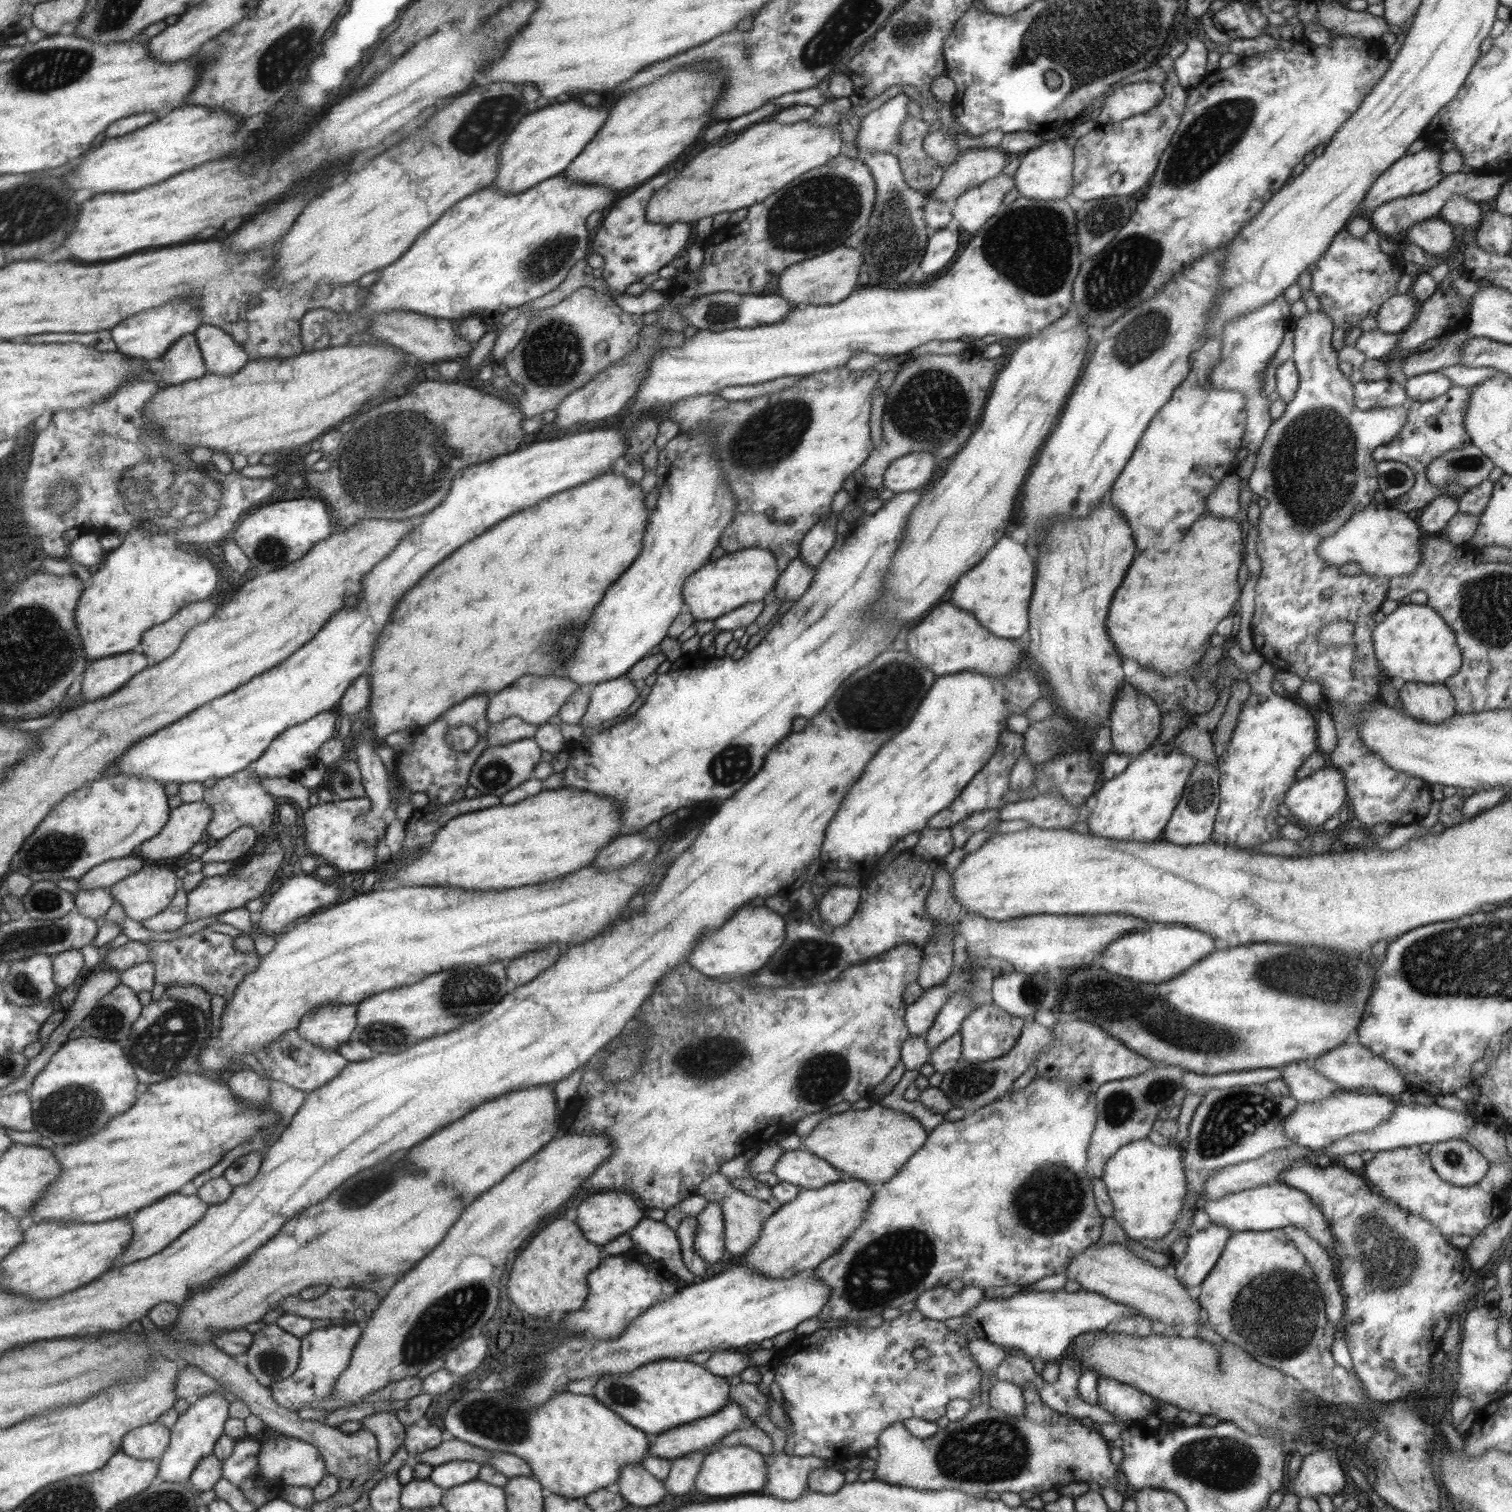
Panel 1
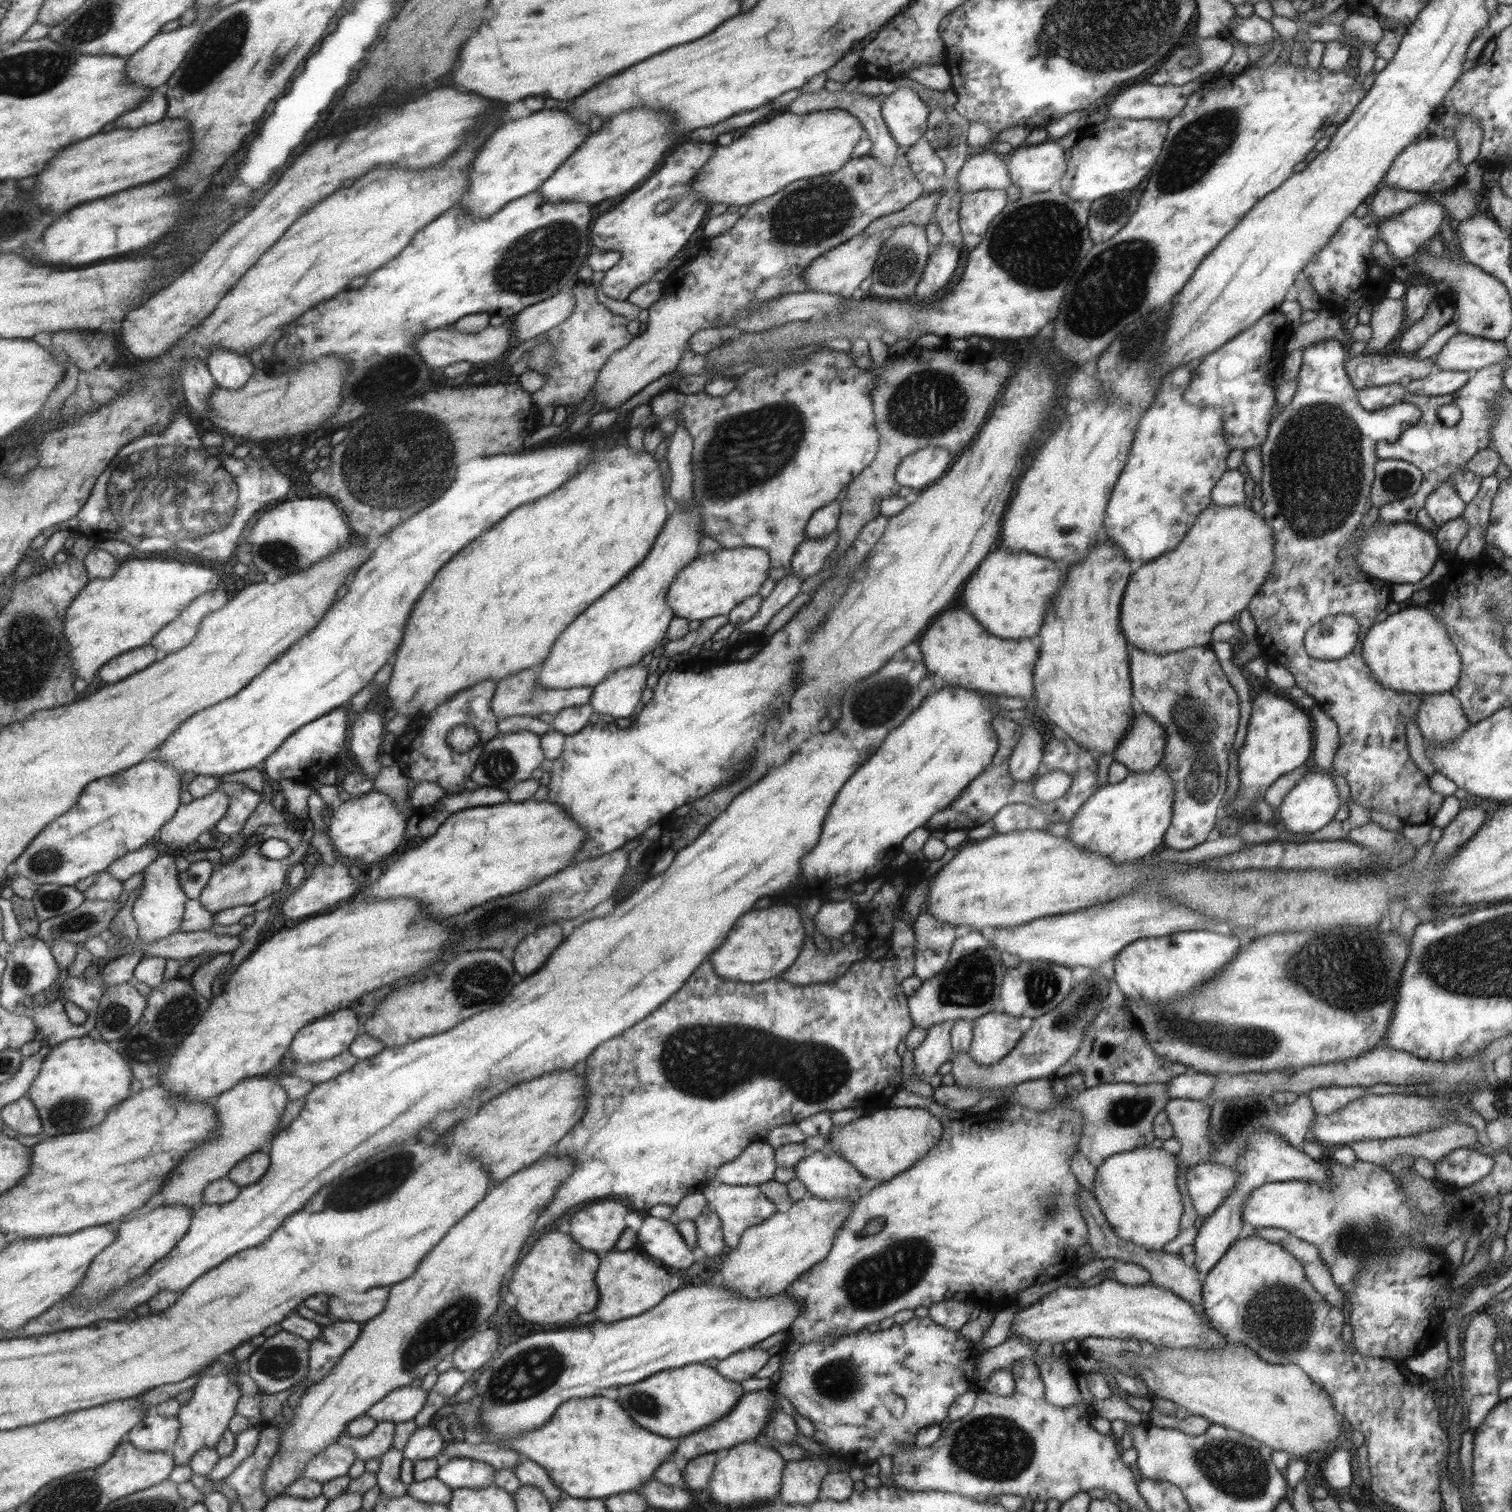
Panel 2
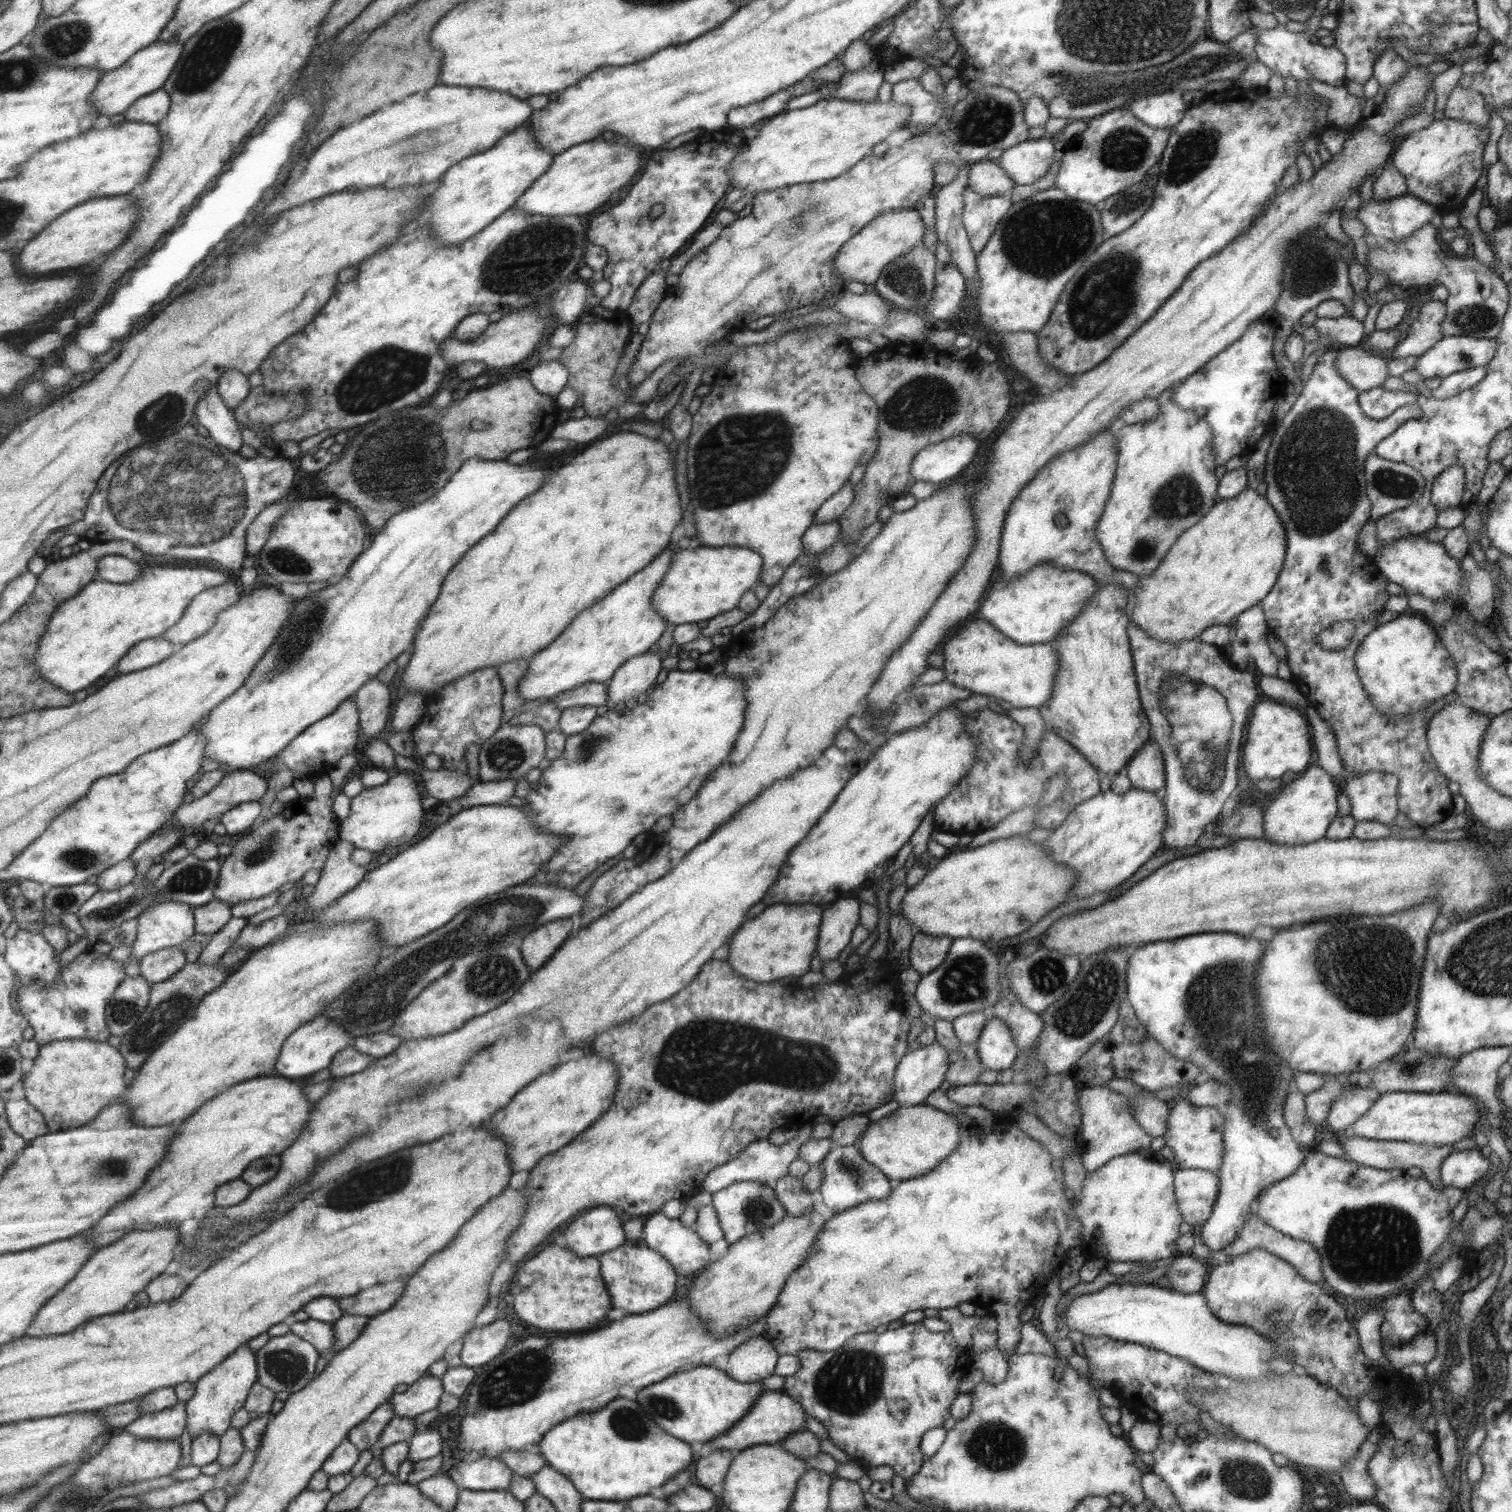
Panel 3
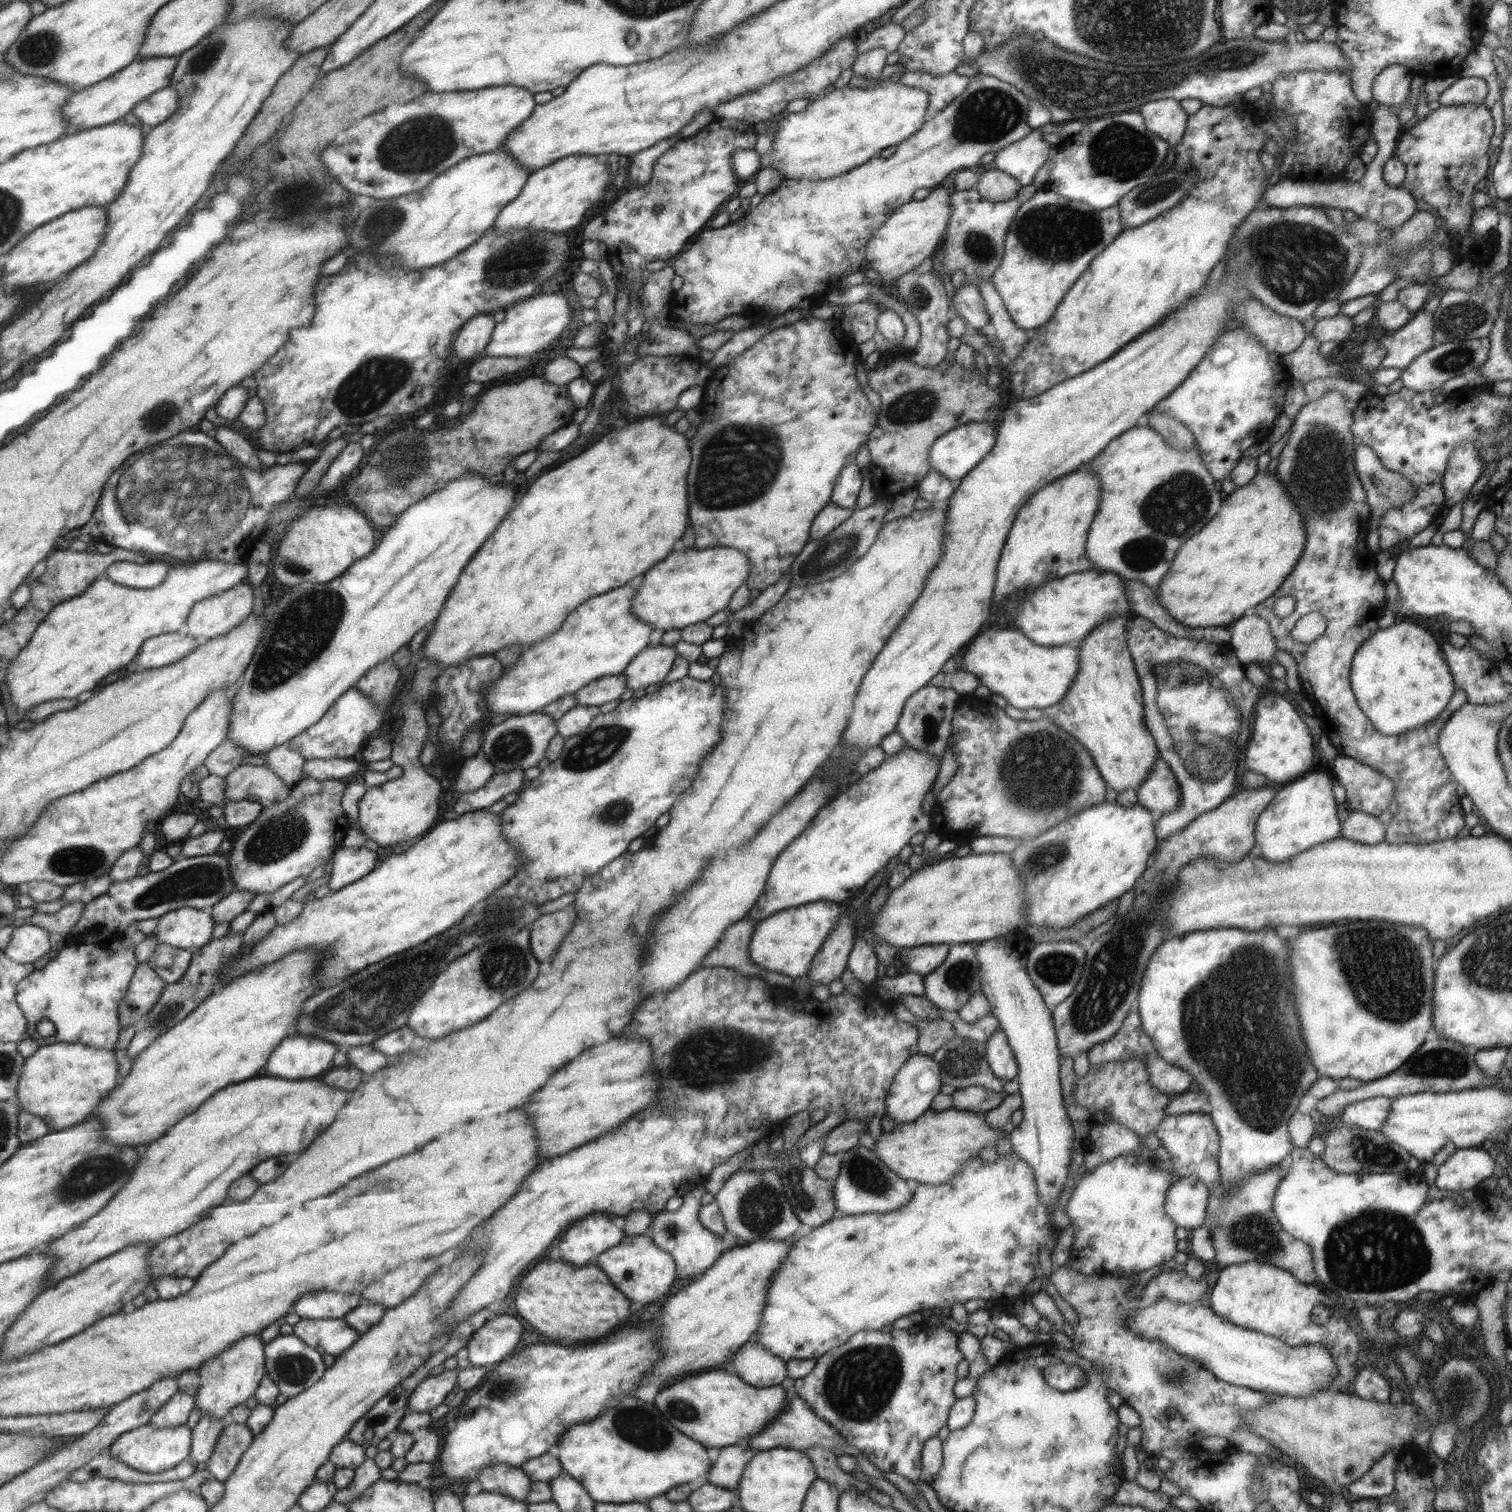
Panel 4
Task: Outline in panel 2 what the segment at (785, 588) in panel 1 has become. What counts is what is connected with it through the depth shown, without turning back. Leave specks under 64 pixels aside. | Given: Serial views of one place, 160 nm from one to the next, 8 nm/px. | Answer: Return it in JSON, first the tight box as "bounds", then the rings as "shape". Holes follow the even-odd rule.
{"bounds":[790,532,838,578],"shape":[[[830,532],[823,539],[805,538],[795,550],[790,560],[790,573],[797,578],[809,578],[822,570],[825,559],[833,553],[837,545],[838,532]]]}

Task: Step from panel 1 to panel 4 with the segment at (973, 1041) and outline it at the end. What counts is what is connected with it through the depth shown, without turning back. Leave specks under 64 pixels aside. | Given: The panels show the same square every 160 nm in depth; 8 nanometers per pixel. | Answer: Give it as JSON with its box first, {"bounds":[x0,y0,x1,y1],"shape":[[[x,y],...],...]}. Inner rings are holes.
{"bounds":[984,1028,1017,1081],"shape":[[[997,1028],[984,1042],[985,1058],[991,1072],[1003,1081],[1015,1078],[1017,1063],[1009,1048],[1005,1034]]]}

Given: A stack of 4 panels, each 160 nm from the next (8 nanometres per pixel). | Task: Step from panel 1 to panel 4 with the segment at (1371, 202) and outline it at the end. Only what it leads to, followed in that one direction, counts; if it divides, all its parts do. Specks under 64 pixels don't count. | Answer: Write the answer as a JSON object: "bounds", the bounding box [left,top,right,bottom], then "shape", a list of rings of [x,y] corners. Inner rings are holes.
{"bounds":[1394,104,1493,232],"shape":[[[1460,104],[1459,106],[1441,105],[1419,120],[1407,130],[1402,129],[1394,155],[1405,166],[1404,181],[1400,184],[1413,198],[1430,204],[1449,232],[1468,230],[1473,214],[1471,197],[1475,184],[1485,177],[1487,172],[1487,150],[1490,149],[1493,121],[1489,109],[1483,104]]]}

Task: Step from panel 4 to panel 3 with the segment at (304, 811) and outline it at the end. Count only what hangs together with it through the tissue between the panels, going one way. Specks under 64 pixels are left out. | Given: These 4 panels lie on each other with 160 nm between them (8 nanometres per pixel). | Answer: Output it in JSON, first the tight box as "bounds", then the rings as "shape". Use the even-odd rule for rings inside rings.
{"bounds":[212,772,338,905],"shape":[[[322,772],[314,780],[311,799],[298,796],[295,800],[285,803],[281,812],[256,822],[252,827],[252,831],[241,837],[231,847],[228,855],[220,858],[220,869],[216,885],[212,890],[212,899],[232,905],[246,900],[261,898],[289,885],[299,884],[306,870],[311,870],[311,868],[319,870],[324,865],[331,845],[338,840],[338,818],[331,811],[333,800],[331,799],[331,790],[333,790],[333,784],[327,774]]]}

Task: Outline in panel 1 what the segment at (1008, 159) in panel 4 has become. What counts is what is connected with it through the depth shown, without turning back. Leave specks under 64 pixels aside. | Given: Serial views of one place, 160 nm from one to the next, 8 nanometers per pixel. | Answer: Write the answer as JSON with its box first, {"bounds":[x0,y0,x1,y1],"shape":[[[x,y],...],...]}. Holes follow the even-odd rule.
{"bounds":[1014,139,1073,200],"shape":[[[1065,139],[1043,142],[1039,147],[1022,154],[1014,174],[1014,187],[1021,196],[1031,200],[1061,200],[1069,198],[1073,182],[1073,151]]]}

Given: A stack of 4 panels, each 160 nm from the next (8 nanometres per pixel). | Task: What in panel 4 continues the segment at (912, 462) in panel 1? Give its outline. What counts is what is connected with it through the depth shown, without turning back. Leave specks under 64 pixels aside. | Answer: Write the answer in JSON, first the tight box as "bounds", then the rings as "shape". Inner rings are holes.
{"bounds":[927,422,996,481],"shape":[[[969,422],[939,436],[929,447],[927,462],[930,470],[939,472],[949,481],[963,479],[977,463],[992,449],[996,435],[995,425],[988,422]]]}

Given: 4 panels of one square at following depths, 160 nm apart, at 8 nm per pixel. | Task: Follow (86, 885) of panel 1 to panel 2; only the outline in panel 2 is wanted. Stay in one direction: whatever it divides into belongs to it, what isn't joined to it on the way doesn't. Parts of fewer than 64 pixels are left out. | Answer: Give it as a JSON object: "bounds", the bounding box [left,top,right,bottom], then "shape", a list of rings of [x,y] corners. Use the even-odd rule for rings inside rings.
{"bounds":[104,844,159,882],"shape":[[[150,844],[143,845],[140,849],[126,854],[112,862],[104,872],[108,872],[116,877],[117,880],[127,882],[130,876],[139,874],[151,861],[159,855],[159,848]]]}

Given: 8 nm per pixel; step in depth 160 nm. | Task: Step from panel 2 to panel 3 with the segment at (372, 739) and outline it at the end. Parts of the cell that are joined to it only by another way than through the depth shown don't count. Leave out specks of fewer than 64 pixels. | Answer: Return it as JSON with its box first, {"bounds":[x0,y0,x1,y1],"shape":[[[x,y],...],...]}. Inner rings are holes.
{"bounds":[355,677,389,741],"shape":[[[374,677],[364,682],[355,693],[359,738],[366,741],[378,736],[389,716],[389,689]]]}

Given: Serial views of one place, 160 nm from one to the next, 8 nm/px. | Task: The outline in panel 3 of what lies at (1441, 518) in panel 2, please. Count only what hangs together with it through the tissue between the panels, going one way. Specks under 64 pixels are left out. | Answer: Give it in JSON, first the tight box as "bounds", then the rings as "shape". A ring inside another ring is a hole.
{"bounds":[1431,466,1465,511],"shape":[[[1448,466],[1433,480],[1431,505],[1438,511],[1463,505],[1465,492],[1464,472],[1460,466]]]}

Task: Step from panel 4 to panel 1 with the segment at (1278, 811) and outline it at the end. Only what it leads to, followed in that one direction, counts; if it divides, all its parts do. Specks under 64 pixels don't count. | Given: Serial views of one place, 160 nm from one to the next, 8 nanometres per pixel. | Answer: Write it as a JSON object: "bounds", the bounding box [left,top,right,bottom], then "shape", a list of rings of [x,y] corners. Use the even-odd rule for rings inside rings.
{"bounds":[1284,765,1346,826],"shape":[[[1325,765],[1298,781],[1295,781],[1284,796],[1284,805],[1289,812],[1299,819],[1300,824],[1319,826],[1329,817],[1339,813],[1339,808],[1346,801],[1344,776],[1339,769]]]}

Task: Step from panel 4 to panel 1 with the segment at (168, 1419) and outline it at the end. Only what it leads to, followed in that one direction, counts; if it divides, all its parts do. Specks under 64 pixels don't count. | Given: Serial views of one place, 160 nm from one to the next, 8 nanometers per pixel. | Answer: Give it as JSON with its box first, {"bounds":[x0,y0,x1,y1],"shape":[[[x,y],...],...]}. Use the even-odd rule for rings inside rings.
{"bounds":[122,1422,170,1460],"shape":[[[156,1422],[139,1426],[125,1435],[122,1450],[137,1460],[157,1460],[167,1449],[170,1428]]]}

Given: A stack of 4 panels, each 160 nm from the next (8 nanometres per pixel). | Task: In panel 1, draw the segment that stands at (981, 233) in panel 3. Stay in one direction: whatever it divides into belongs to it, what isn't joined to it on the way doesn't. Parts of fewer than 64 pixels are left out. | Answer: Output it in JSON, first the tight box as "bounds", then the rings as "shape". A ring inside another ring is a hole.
{"bounds":[952,153,1022,234],"shape":[[[1008,153],[1001,172],[985,182],[972,186],[953,200],[952,217],[961,230],[975,234],[977,228],[996,211],[1003,196],[1014,186],[1014,174],[1022,154]]]}

